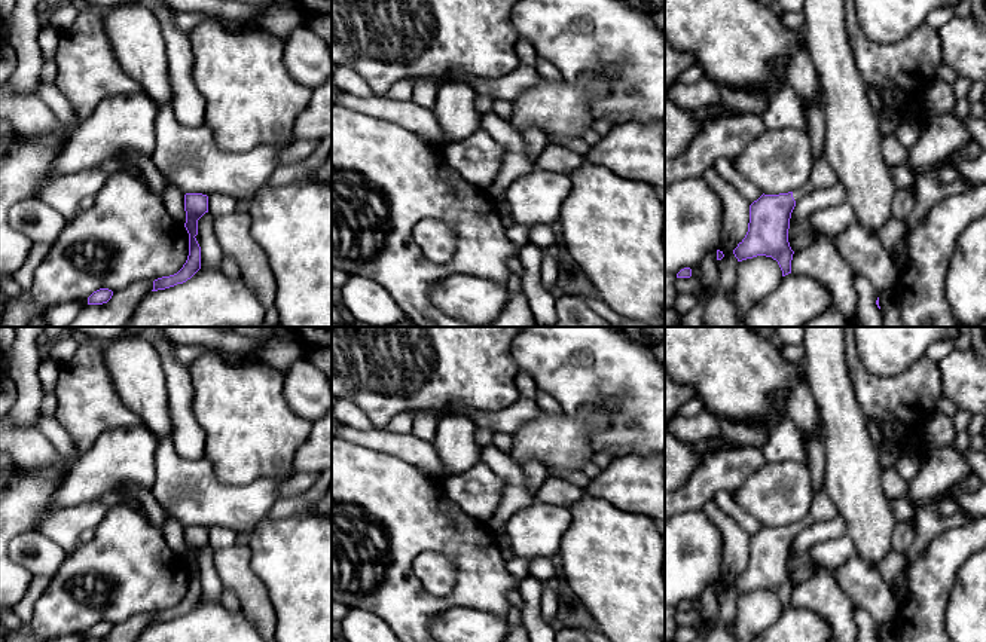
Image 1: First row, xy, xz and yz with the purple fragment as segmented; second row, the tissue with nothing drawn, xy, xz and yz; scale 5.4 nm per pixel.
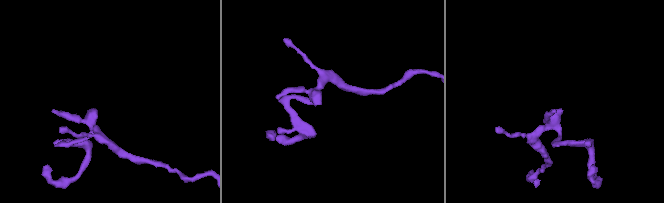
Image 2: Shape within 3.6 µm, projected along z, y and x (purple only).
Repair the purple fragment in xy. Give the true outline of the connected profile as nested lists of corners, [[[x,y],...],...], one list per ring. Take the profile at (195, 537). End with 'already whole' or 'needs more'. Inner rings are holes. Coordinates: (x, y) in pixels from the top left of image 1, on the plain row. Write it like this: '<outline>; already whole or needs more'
[[[202,526],[184,528],[186,556],[184,560],[189,566],[189,588],[183,600],[170,609],[162,609],[153,614],[153,623],[165,623],[190,612],[201,602],[201,580],[196,574],[198,553],[208,545],[208,529]]]; already whole

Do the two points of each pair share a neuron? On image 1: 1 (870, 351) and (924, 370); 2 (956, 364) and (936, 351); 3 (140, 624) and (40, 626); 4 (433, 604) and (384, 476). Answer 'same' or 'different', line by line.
1: different
2: different
3: different
4: same

